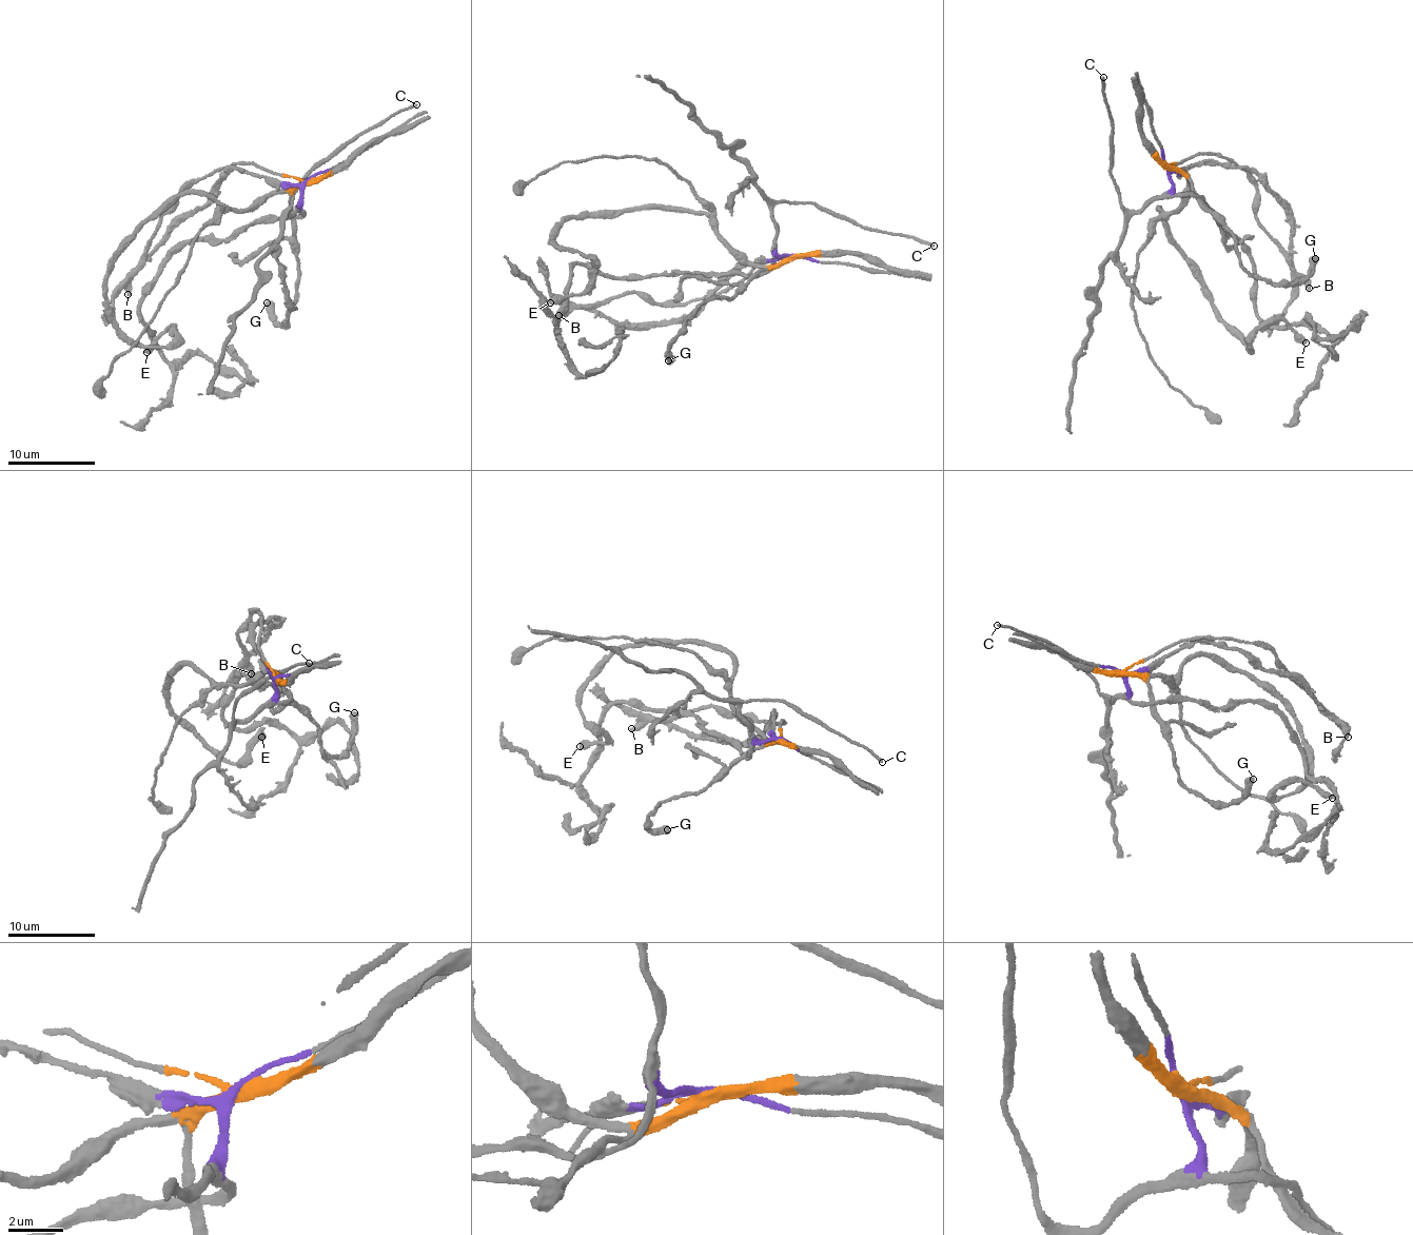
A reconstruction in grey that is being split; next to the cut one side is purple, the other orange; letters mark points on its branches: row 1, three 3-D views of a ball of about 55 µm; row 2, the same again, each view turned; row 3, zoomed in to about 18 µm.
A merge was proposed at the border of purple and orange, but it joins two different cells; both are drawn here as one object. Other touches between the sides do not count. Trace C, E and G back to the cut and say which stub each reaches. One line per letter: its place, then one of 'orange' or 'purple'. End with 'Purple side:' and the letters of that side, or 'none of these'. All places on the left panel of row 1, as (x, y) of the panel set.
C: (416, 104) | purple
E: (146, 352) | orange
G: (267, 302) | orange
Purple side: C

